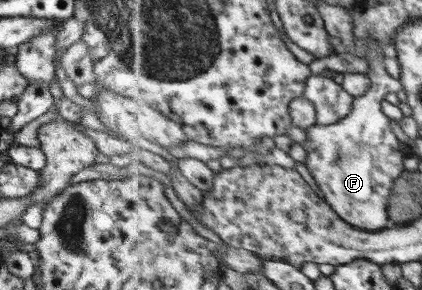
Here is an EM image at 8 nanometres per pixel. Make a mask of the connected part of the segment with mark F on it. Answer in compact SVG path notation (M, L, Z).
M371 35L363 42L367 41L370 43L370 51L367 52L366 59L370 65L368 75L372 77L372 88L361 98L355 98L354 111L345 120L340 120L339 123L334 125L317 124L308 128L308 140L302 144L308 151L308 163L306 165L325 194L325 199L333 205L333 208L341 214L342 218L345 218L352 225L363 230L377 232L393 224L389 210L390 201L394 195L394 187L397 185L396 179L406 169L404 167L406 153L402 149L402 143L400 143L396 131L392 131L390 121L393 120L383 109L383 104L384 99L390 93L397 93L406 89L406 87L400 78L396 79L386 71L386 63L384 63L384 57L382 57L382 51L380 51L380 41Z

